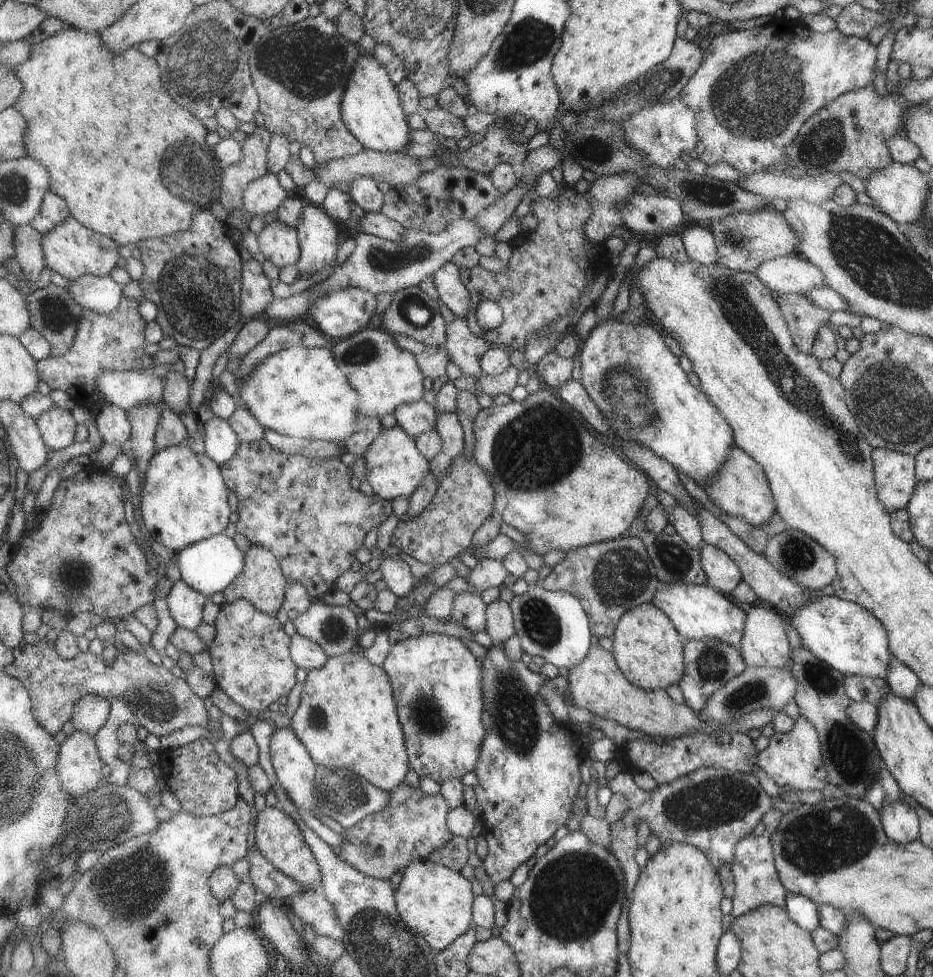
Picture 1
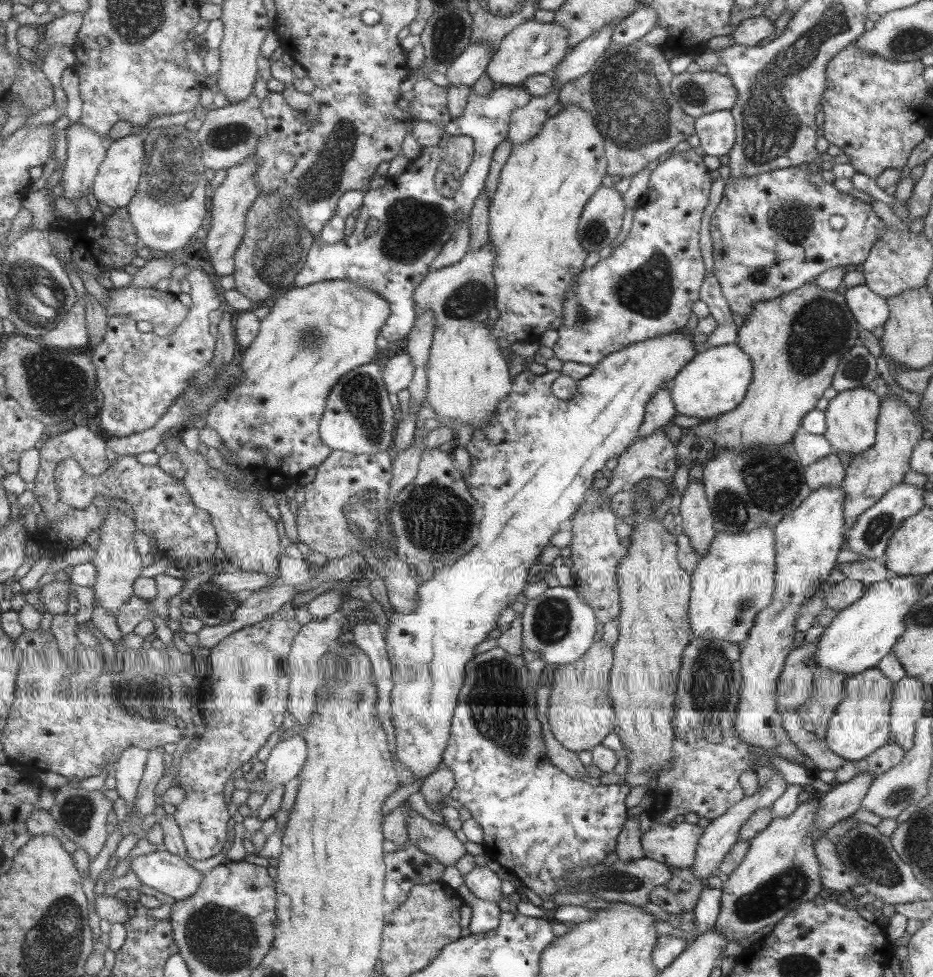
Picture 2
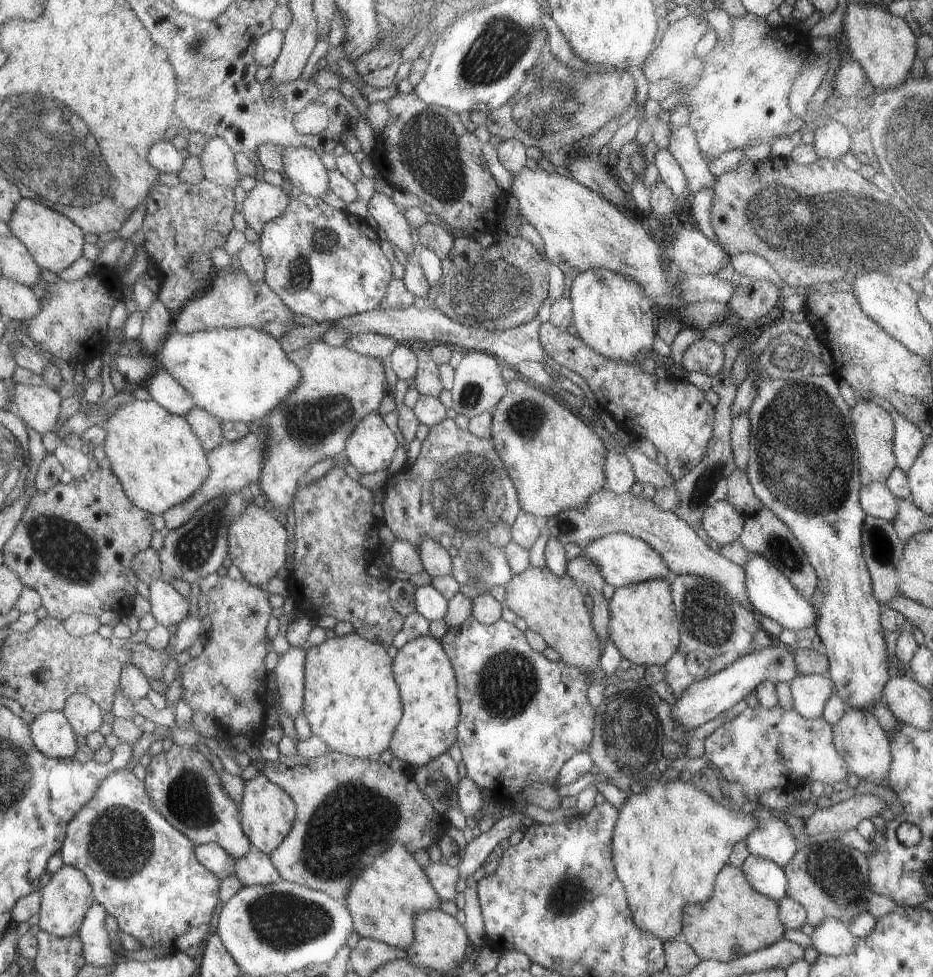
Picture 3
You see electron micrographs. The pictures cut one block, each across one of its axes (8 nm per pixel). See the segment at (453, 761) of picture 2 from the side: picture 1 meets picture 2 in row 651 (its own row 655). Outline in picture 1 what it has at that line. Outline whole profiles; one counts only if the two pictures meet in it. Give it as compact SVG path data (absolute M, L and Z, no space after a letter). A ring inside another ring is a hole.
M493 644L487 649L487 658L482 659L484 665L484 712L482 723L486 726L486 736L480 748L480 758L474 765L473 773L478 784L472 787L476 801L481 806L479 821L482 823L481 836L487 841L487 854L482 866L490 882L497 885L507 880L511 872L531 858L535 850L543 848L544 843L561 825L567 824L570 805L578 792L580 777L577 764L583 746L579 744L579 736L567 732L567 725L557 722L548 707L540 698L538 690L543 681L541 674L533 673L521 660L511 663L505 658L500 644Z

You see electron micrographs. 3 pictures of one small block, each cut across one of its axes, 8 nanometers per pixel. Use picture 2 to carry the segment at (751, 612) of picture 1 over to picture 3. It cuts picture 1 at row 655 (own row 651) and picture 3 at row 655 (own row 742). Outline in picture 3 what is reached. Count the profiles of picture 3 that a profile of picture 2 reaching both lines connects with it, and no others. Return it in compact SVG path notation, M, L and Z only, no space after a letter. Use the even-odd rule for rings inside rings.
M781 644L758 649L752 654L741 656L728 667L709 676L708 679L693 683L672 705L671 717L675 724L683 729L695 729L717 716L753 692L765 680L771 680L775 685L782 681L788 683L797 676L795 658L792 651Z

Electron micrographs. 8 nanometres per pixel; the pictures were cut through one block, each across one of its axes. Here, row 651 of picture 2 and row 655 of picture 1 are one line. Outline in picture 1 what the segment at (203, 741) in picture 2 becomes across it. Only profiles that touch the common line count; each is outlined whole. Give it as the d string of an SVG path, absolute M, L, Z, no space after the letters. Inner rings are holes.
M238 599L219 606L219 613L214 622L216 634L208 652L211 657L215 686L221 689L234 703L252 712L263 711L279 696L285 697L289 688L295 684L296 664L289 660L289 636L285 636L281 624L271 616L258 612L248 601ZM263 660L265 660L265 680L273 680L273 684L283 684L287 678L285 692L269 692L265 688L265 696L255 696L255 674L261 676L263 684Z

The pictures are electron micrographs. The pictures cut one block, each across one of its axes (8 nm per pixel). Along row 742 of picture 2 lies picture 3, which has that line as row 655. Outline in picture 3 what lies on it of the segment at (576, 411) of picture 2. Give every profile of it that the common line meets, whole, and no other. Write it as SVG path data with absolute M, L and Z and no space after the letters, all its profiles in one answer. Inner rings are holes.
M422 635L397 649L392 665L395 685L401 684L403 715L399 720L388 748L393 757L407 766L422 766L445 753L447 746L456 740L457 696L455 696L455 670L451 658L439 641L430 635Z

